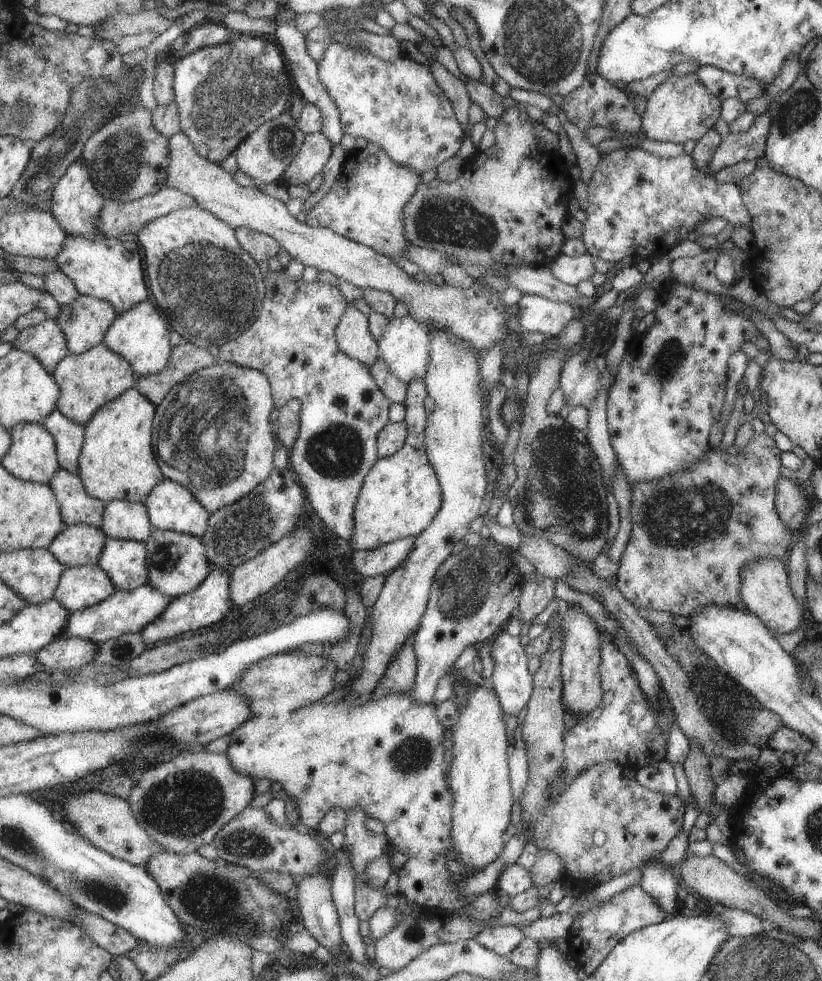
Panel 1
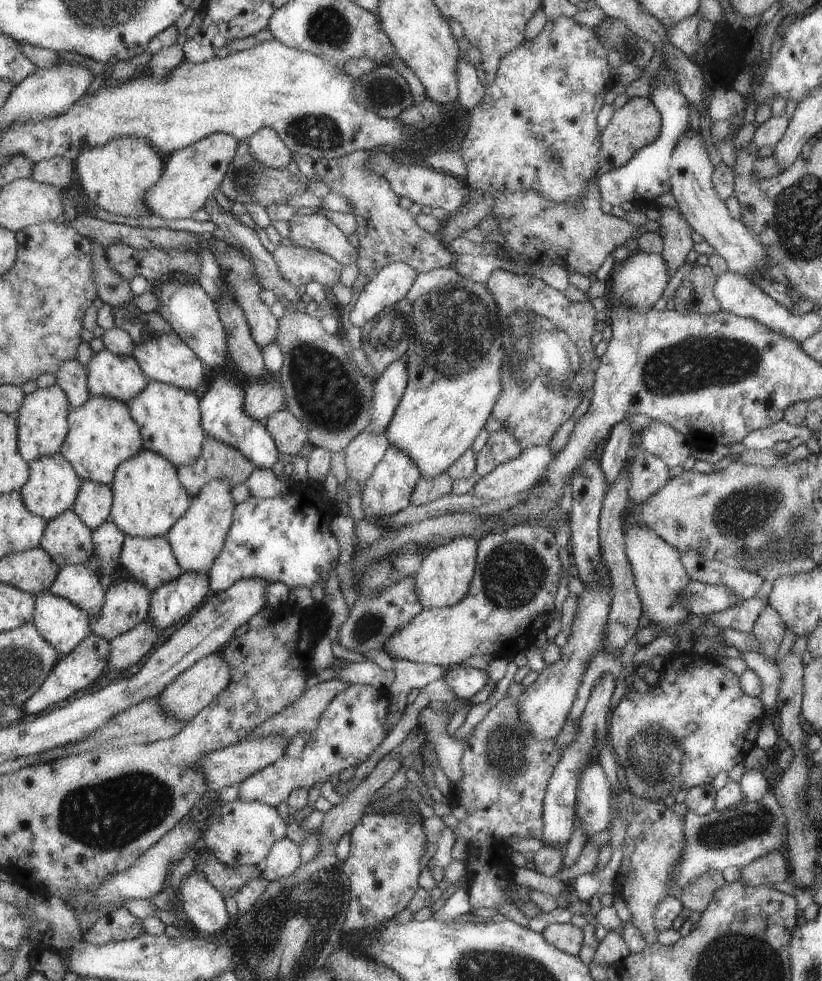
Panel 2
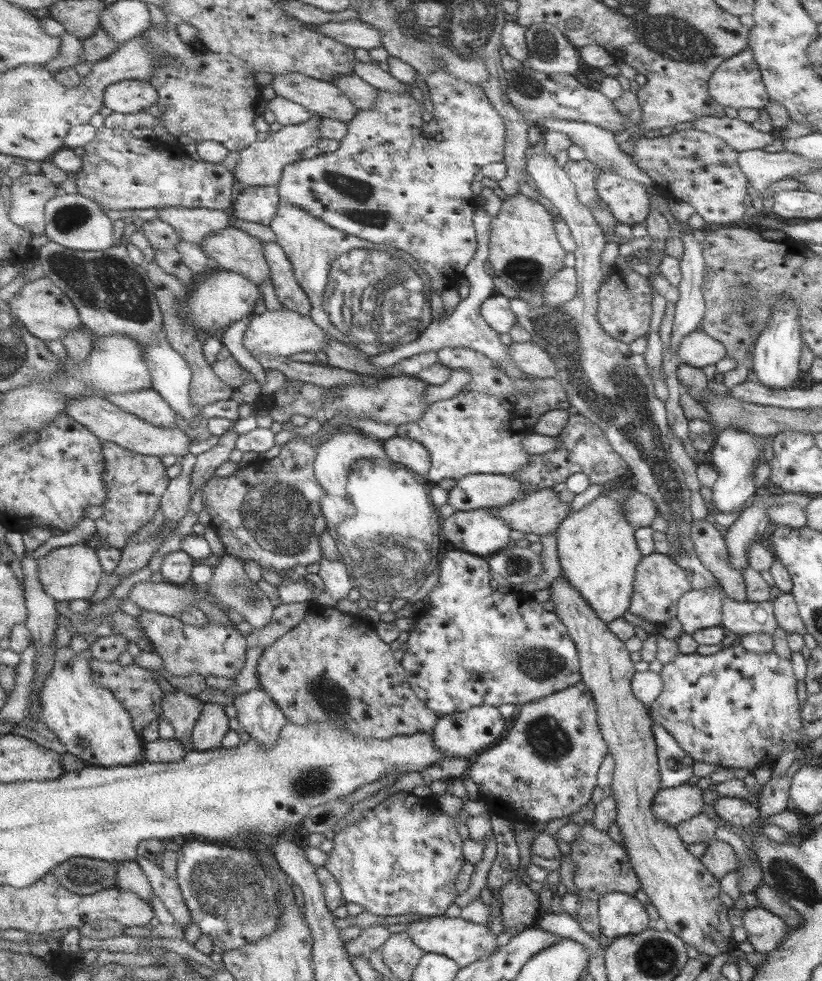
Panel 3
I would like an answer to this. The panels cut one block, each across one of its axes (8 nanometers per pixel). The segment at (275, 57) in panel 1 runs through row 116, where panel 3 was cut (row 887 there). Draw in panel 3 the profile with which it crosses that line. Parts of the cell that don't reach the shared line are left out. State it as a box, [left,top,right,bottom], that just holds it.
[176,841,281,951]

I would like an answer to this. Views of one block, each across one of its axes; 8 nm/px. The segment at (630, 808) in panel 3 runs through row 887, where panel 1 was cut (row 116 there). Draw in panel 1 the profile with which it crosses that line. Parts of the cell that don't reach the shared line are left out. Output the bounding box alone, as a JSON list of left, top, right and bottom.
[641,73,720,144]

